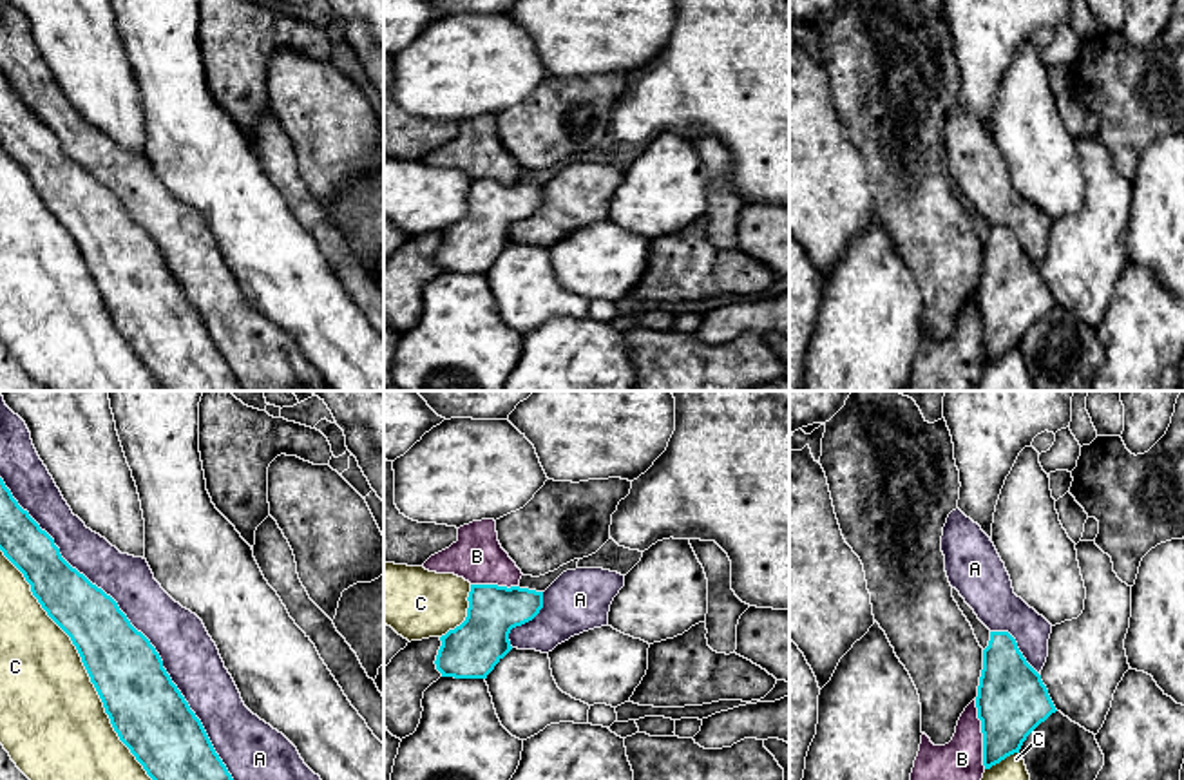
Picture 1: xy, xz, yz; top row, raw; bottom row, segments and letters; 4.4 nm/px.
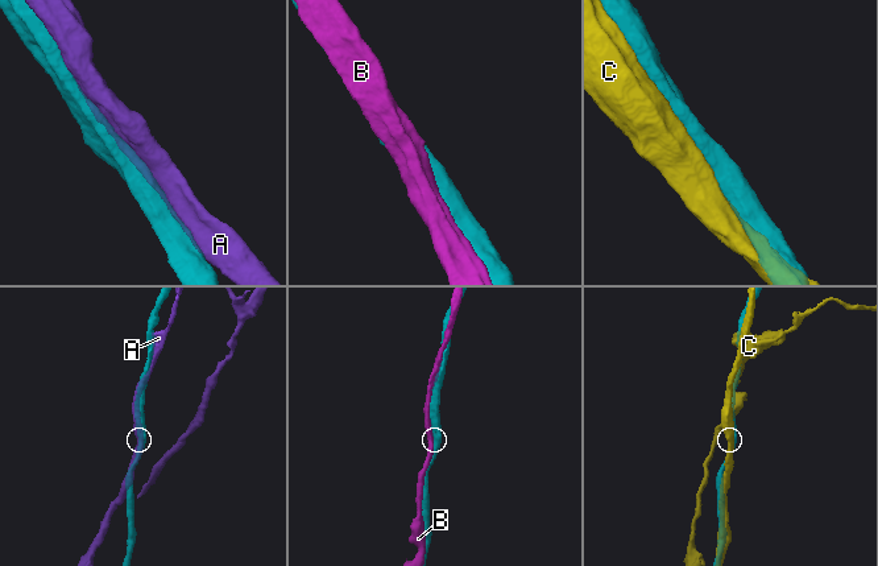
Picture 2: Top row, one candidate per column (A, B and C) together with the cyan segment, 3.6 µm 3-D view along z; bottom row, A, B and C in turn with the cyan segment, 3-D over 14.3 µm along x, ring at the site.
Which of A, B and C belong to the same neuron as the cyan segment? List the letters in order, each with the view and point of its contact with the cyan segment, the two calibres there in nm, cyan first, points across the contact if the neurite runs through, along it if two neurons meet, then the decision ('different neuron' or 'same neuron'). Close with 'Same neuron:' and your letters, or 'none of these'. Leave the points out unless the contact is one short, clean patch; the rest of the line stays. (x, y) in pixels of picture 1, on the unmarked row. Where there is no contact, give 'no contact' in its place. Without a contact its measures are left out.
A: meets cyan in xy at (140, 227); 320 nm thick on the cyan side, 240 nm on the other; different neuron
B: meets cyan in yz at (982, 326); 320 nm thick on the cyan side, 280 nm on the other; different neuron
C: meets cyan in xy at (87, 266); 320 nm thick on the cyan side, 460 nm on the other; different neuron
Same neuron: none of these

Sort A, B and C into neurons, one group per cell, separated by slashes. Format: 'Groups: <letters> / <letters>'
Groups: A / B / C

